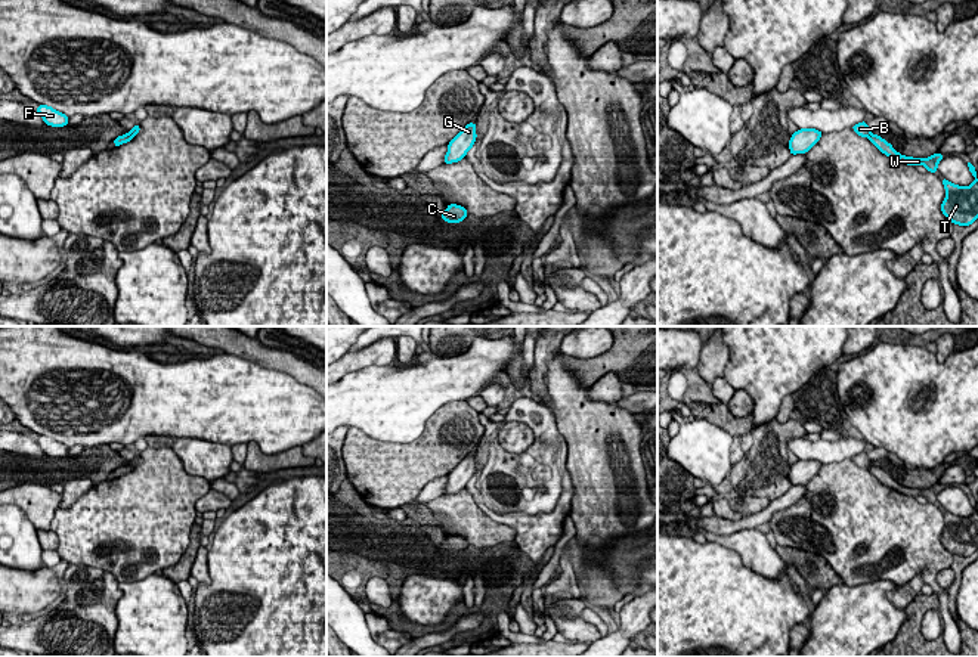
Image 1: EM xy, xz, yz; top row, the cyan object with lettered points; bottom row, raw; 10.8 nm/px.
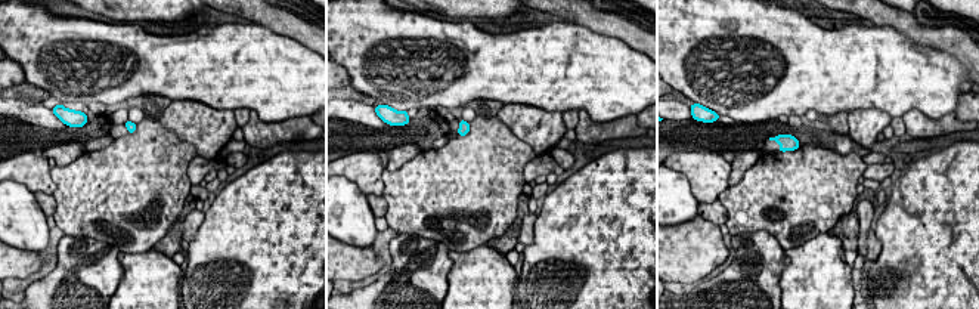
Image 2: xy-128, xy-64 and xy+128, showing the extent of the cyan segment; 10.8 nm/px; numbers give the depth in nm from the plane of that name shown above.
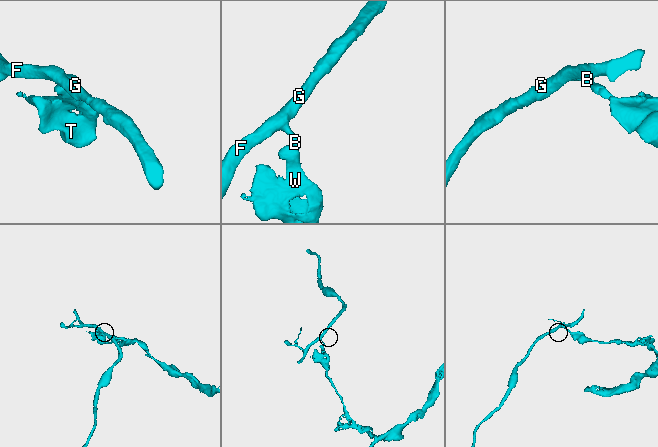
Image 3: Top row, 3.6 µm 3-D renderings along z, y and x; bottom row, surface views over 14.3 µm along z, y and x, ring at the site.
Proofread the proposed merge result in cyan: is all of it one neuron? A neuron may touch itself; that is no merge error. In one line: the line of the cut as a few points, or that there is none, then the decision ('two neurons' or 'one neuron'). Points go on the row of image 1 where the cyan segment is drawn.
xy (127, 133), (133, 136) | two neurons

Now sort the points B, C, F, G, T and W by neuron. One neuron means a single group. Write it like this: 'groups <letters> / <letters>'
groups B F G / C T W

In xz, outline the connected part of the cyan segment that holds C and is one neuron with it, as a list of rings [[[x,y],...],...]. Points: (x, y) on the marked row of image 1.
[[[449,204],[448,208],[440,214],[440,217],[448,223],[461,223],[464,219],[467,219],[467,216],[467,210],[456,204]]]

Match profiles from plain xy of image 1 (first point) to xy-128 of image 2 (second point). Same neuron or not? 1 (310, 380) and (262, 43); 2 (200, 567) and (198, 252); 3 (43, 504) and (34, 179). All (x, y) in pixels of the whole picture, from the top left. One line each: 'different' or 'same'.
1: different
2: different
3: same

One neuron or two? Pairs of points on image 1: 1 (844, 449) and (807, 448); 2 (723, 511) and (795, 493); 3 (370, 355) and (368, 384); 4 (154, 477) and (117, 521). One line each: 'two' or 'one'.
1: one
2: two
3: two
4: one

